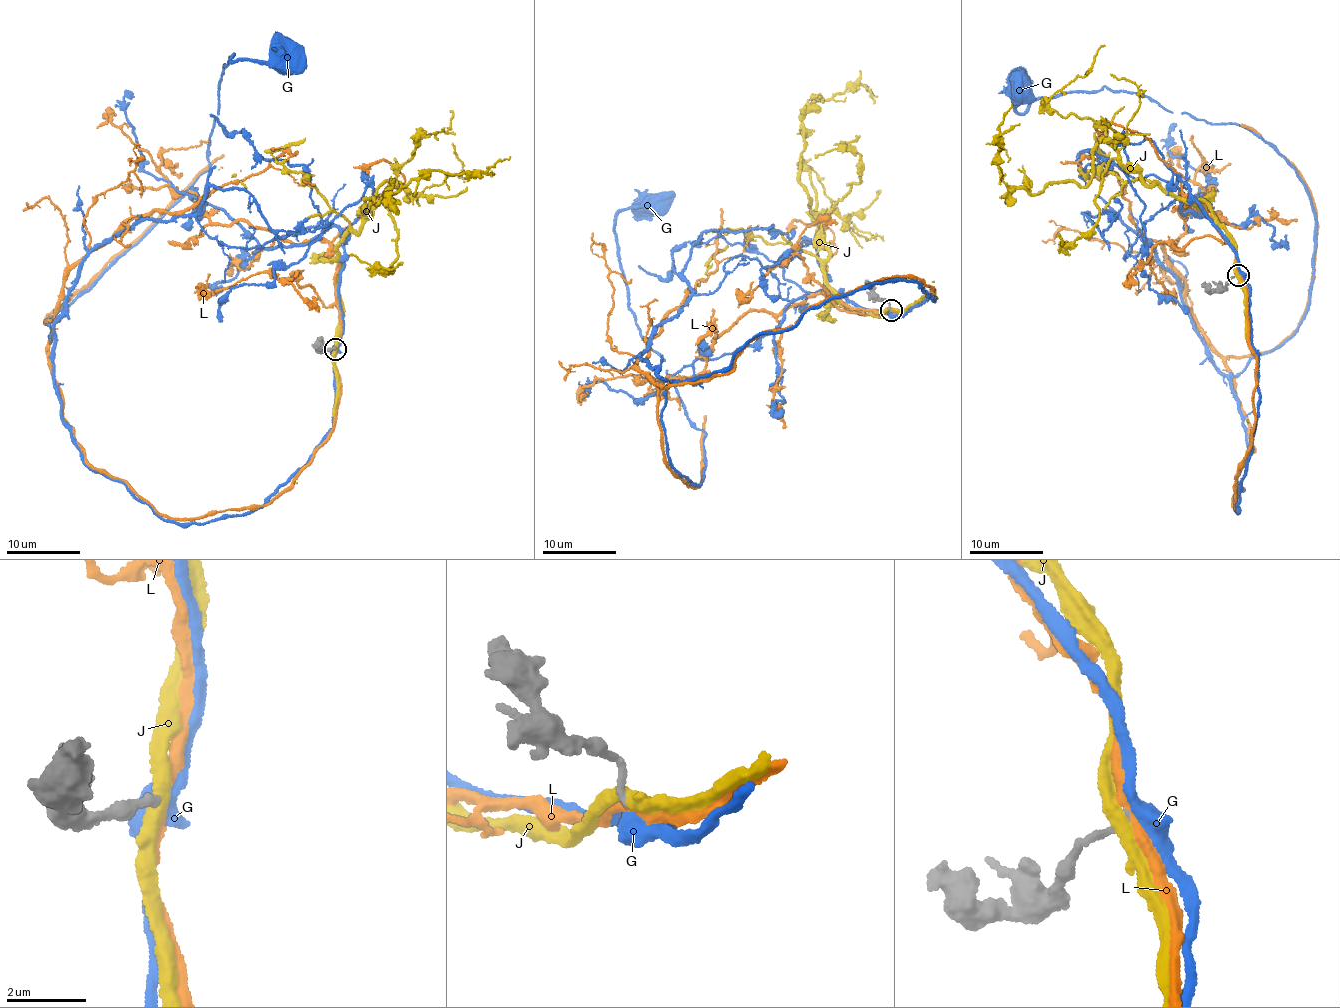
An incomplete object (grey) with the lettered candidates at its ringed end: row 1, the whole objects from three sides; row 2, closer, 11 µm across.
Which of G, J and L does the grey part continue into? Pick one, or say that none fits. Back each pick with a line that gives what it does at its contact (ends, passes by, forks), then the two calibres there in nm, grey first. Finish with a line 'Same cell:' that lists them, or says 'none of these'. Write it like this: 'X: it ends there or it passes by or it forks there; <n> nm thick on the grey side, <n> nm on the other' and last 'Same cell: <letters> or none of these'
L: it passes by; 200 nm thick on the grey side, 240 nm on the other
Same cell: L

